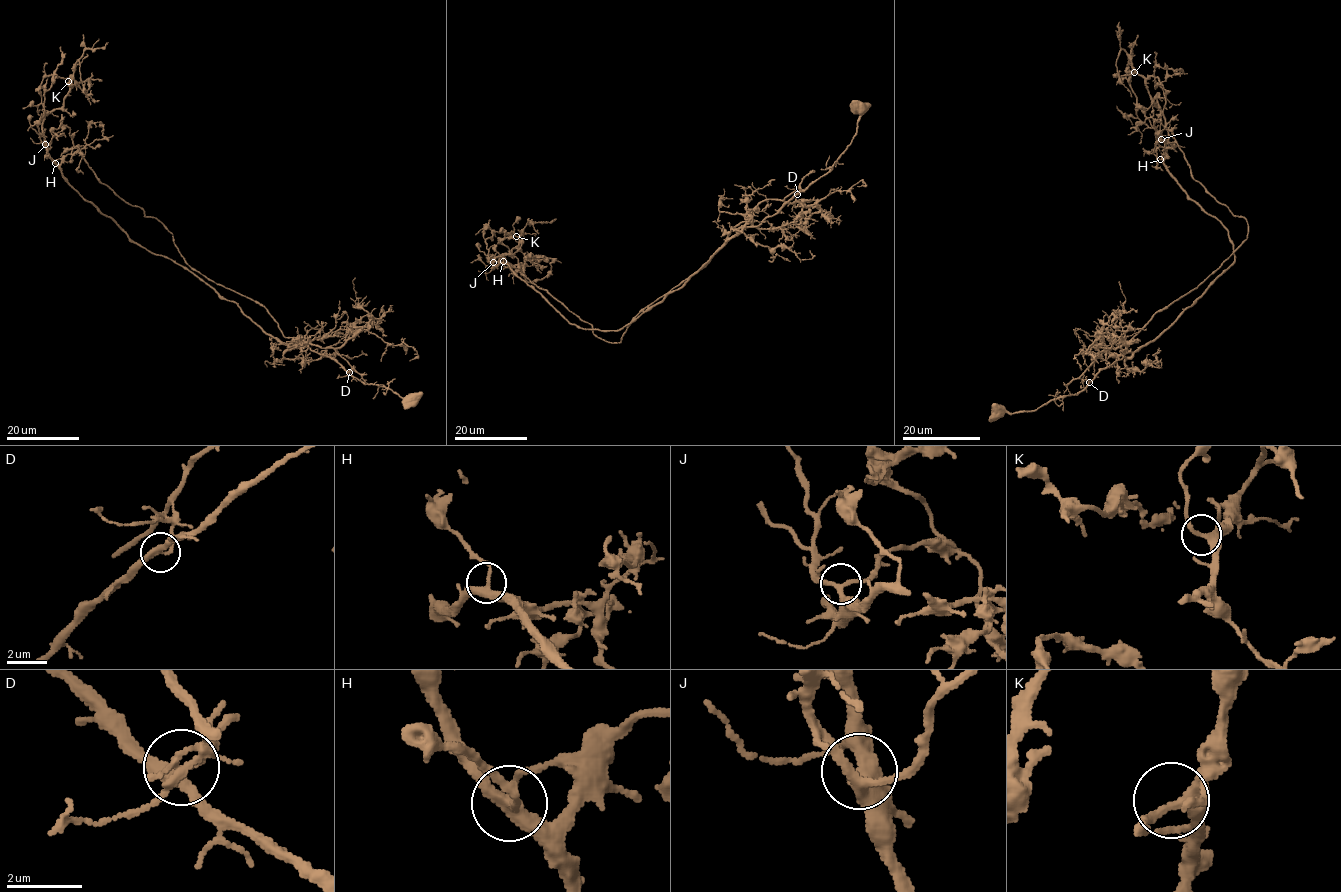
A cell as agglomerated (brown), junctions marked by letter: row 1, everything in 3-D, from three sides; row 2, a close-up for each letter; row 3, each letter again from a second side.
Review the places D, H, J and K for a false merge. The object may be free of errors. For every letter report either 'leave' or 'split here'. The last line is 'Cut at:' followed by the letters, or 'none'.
D: split here
H: leave
J: leave
K: leave
Cut at: D

